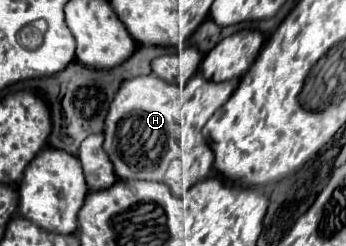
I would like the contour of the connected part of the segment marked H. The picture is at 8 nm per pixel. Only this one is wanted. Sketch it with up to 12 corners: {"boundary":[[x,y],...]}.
{"boundary":[[123,82],[103,148],[121,180],[205,180],[233,82]]}

